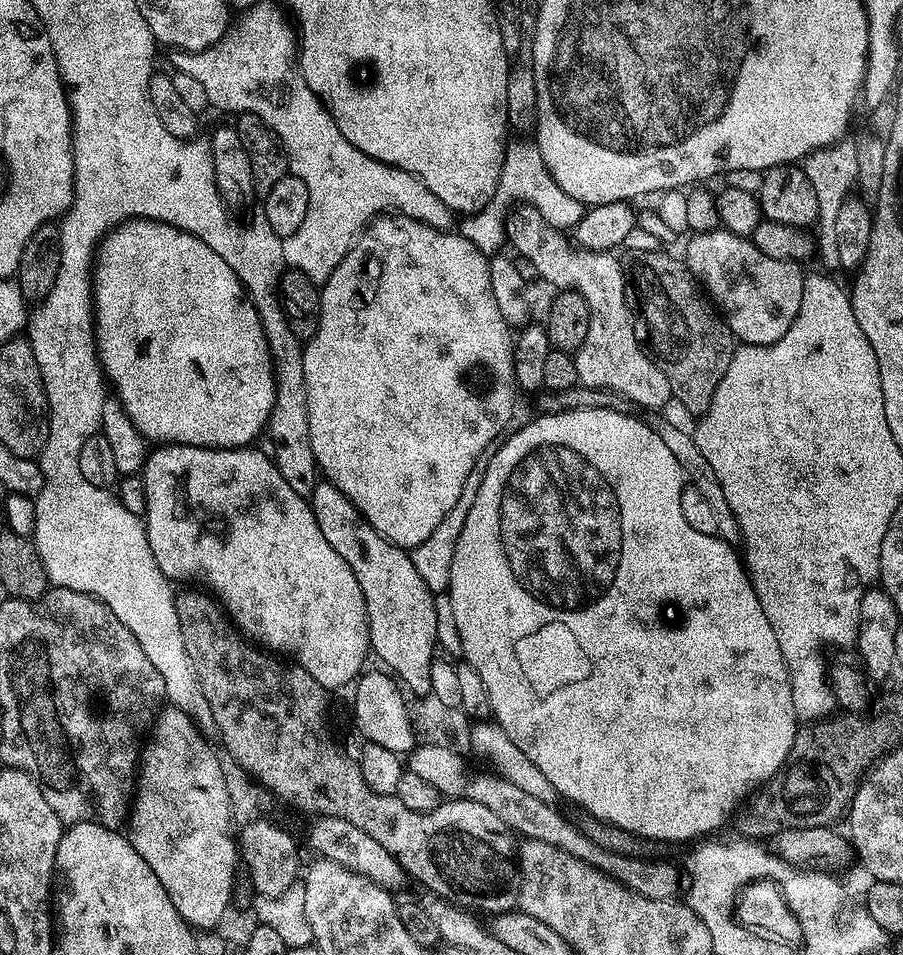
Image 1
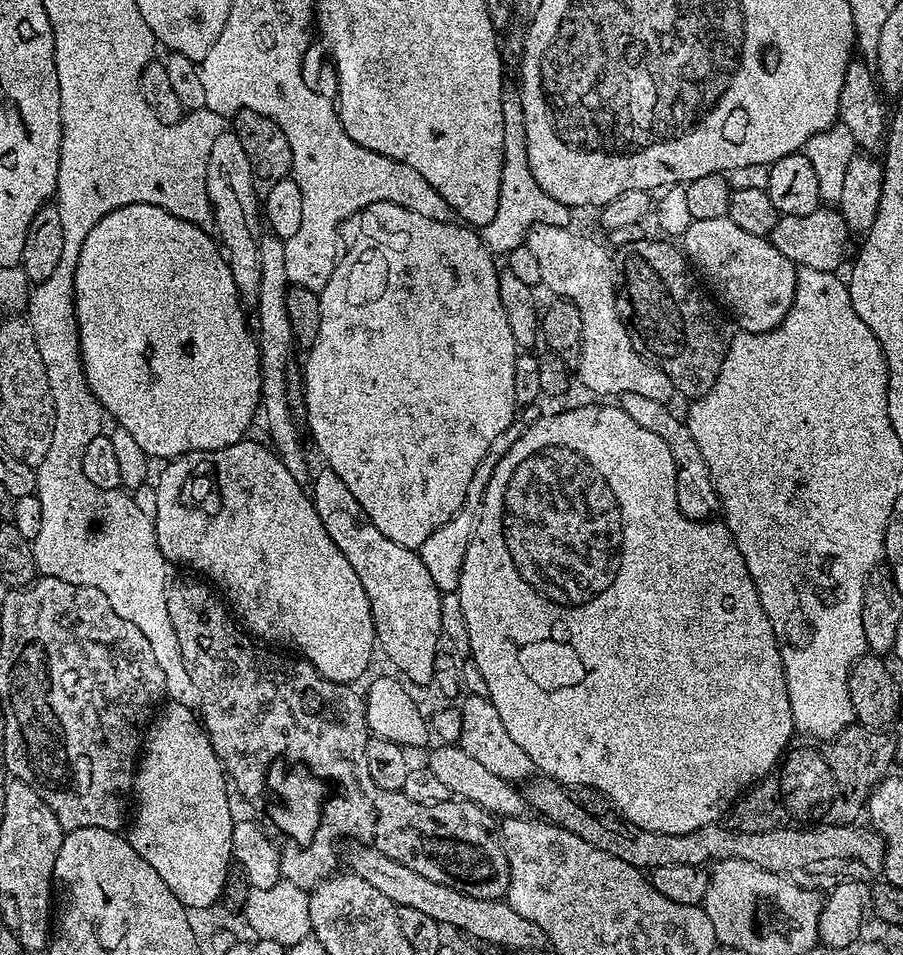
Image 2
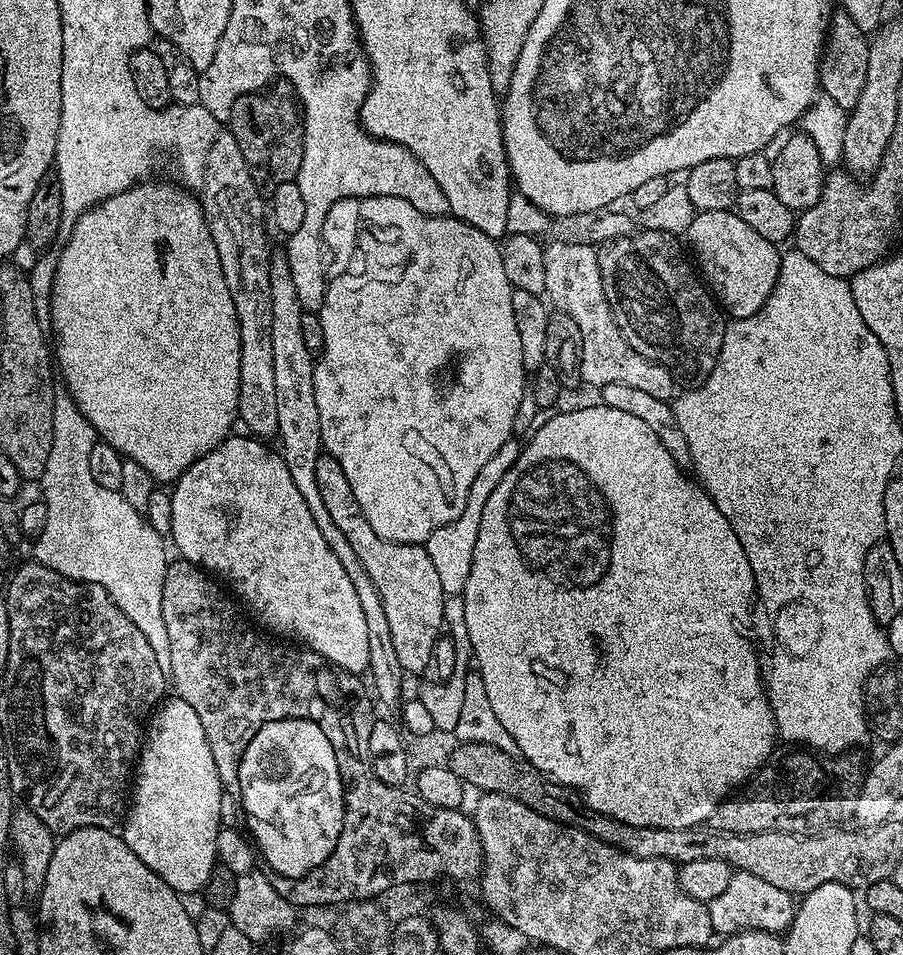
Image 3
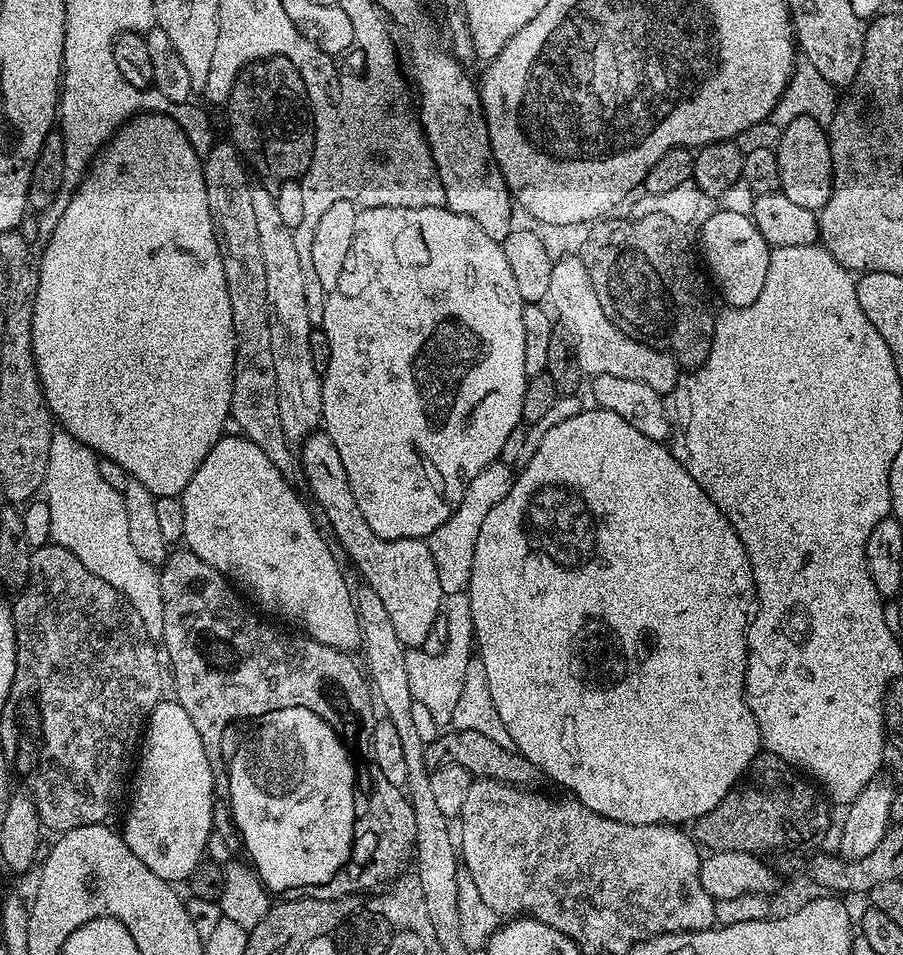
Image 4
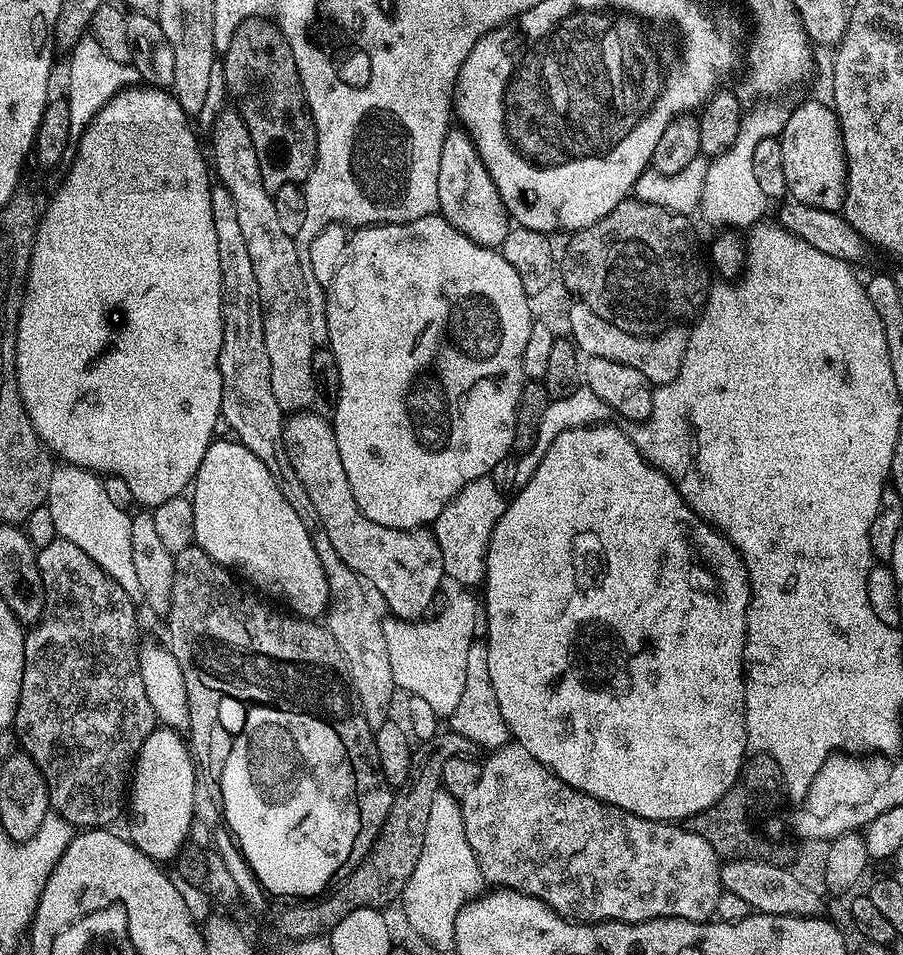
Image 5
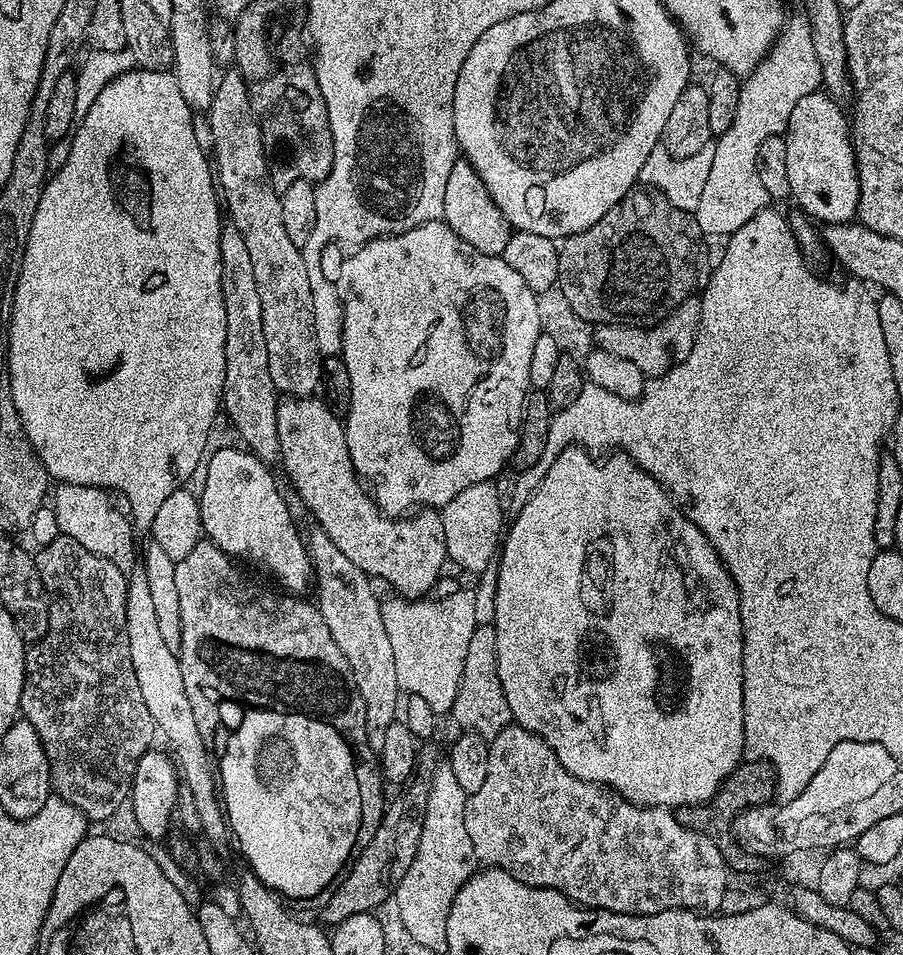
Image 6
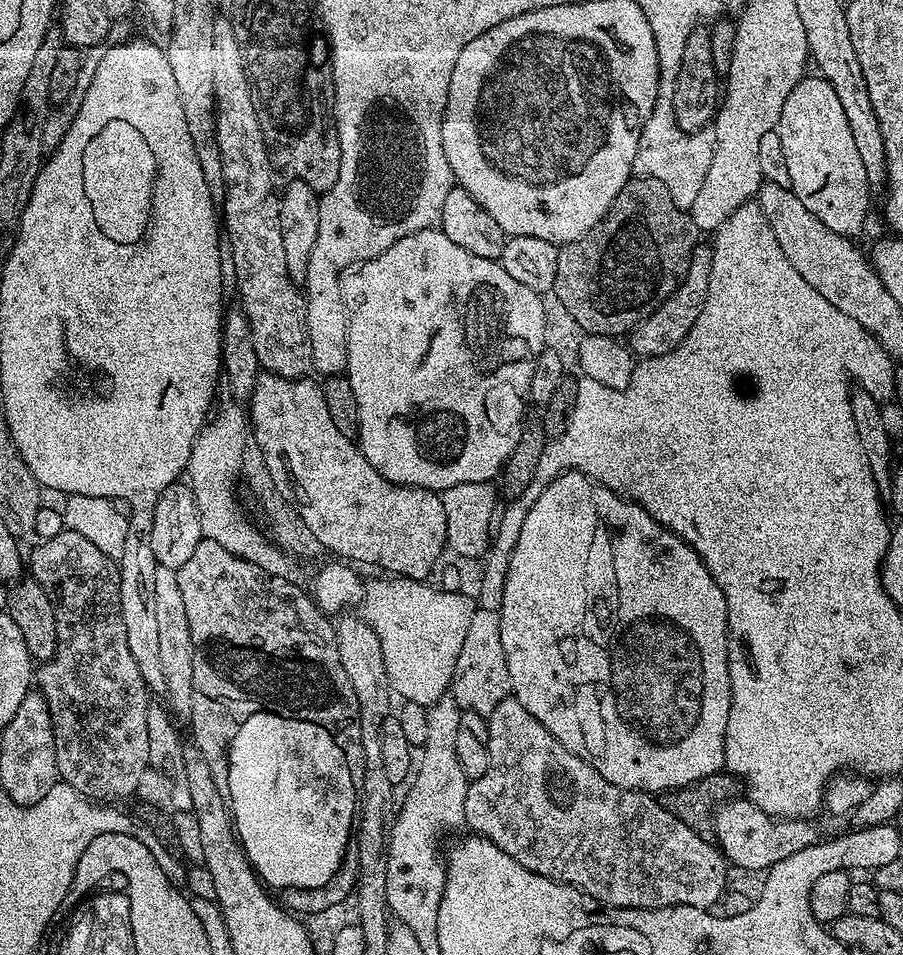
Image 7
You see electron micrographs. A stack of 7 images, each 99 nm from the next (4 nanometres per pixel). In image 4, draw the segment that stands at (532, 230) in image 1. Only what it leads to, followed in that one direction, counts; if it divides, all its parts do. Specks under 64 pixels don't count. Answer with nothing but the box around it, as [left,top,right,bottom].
[547,255,682,394]

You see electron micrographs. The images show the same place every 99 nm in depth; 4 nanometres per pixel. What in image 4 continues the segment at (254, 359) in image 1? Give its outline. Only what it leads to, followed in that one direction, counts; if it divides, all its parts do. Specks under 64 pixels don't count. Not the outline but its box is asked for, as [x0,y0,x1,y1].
[32,110,236,498]

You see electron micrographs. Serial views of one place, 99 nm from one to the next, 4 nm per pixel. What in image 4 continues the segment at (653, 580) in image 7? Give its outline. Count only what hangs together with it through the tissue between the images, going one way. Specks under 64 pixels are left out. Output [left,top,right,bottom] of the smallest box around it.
[468,406,762,826]

